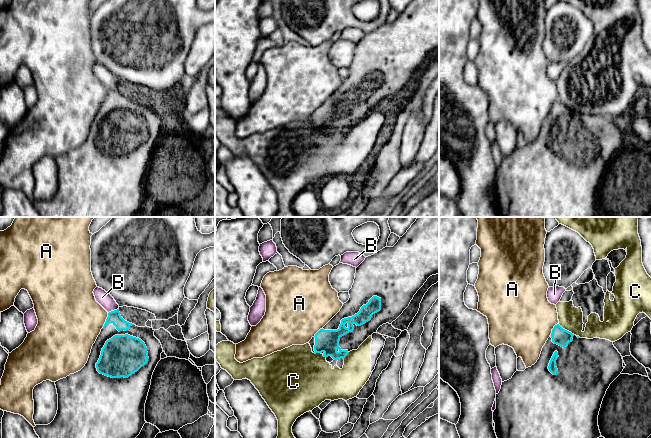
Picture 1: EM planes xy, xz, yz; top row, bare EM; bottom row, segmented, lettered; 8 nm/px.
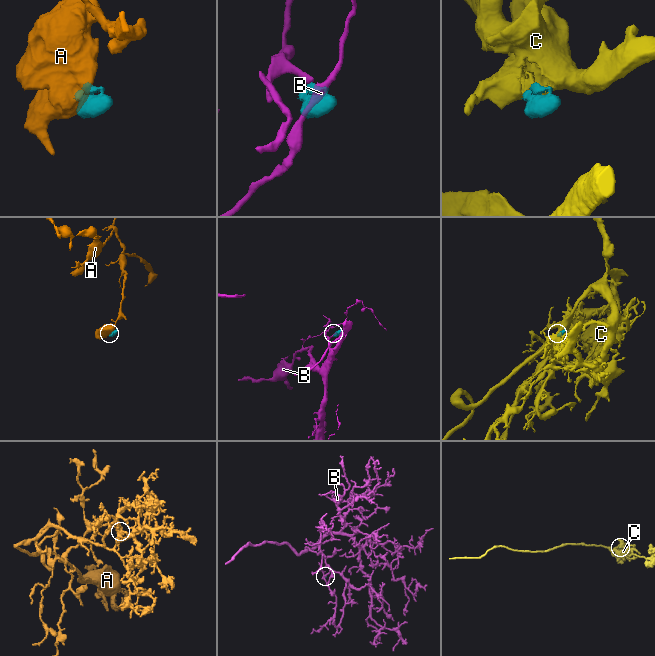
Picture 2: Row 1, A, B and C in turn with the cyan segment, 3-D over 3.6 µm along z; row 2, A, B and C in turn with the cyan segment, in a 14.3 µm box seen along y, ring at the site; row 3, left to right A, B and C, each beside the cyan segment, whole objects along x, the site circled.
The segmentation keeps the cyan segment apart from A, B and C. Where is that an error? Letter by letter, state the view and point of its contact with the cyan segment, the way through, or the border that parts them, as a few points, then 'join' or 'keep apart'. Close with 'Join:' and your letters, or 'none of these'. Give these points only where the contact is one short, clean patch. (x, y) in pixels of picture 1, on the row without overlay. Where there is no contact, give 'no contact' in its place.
A: xy (106, 96) | along xy (108, 89), (102, 103) | keep apart
B: xy (114, 86) | along xy (118, 84), (108, 89) | keep apart
C: yz (566, 106) | along yz (558, 99), (574, 110) | keep apart
Join: none of these

